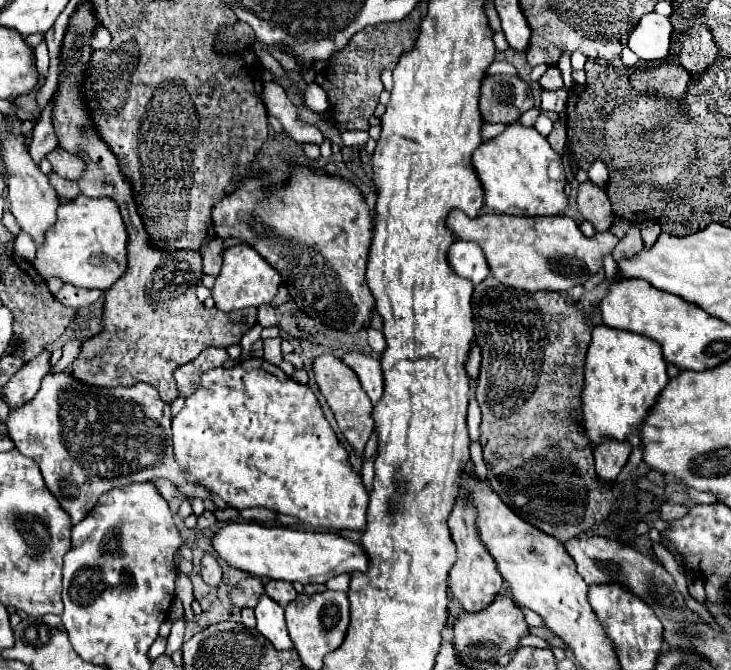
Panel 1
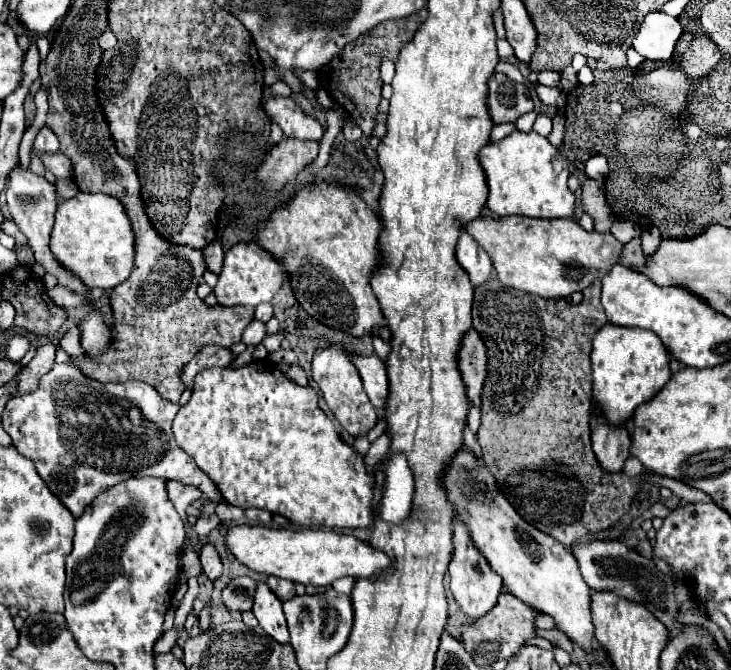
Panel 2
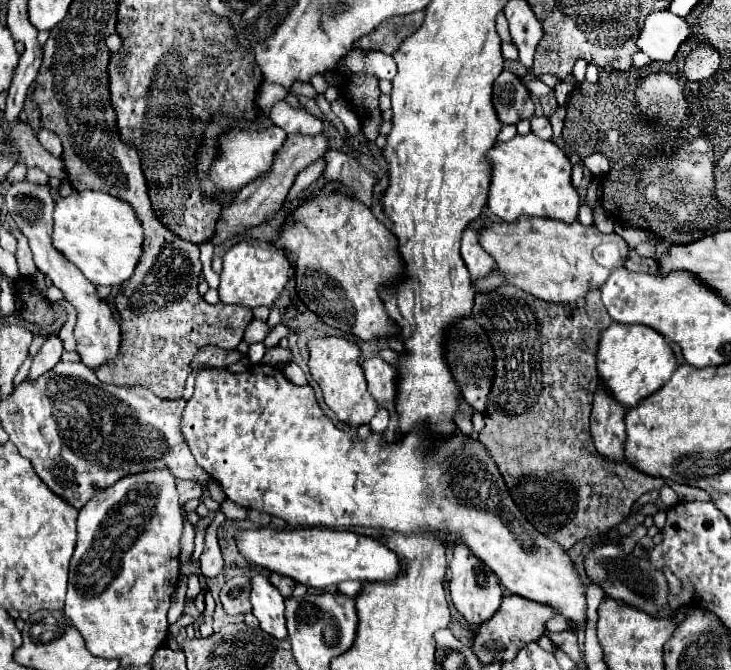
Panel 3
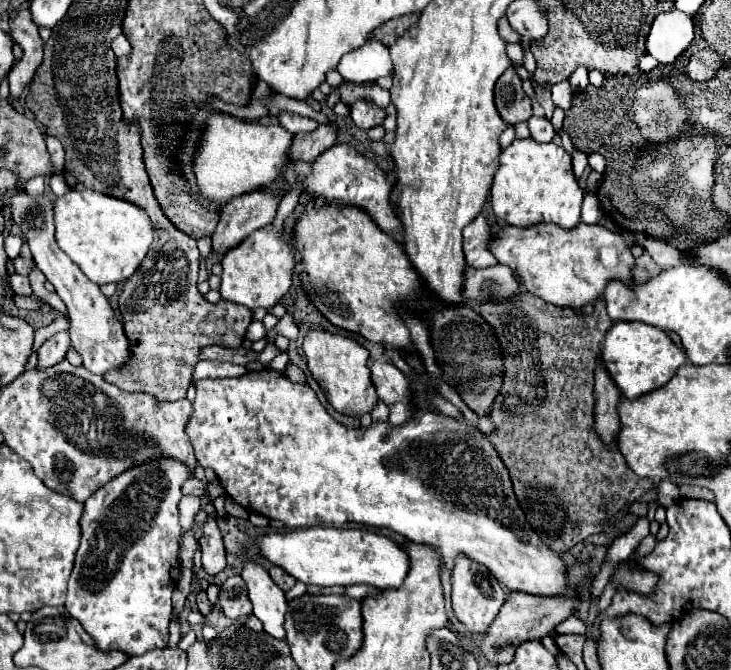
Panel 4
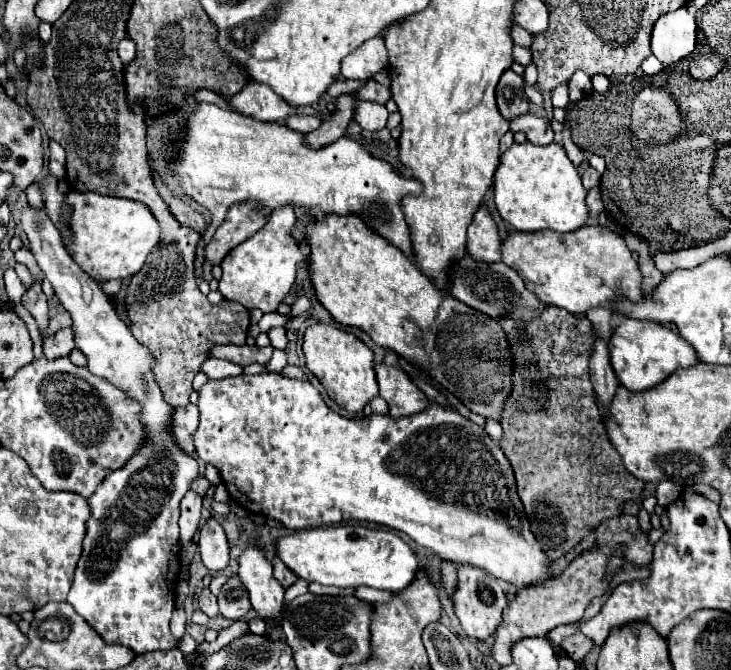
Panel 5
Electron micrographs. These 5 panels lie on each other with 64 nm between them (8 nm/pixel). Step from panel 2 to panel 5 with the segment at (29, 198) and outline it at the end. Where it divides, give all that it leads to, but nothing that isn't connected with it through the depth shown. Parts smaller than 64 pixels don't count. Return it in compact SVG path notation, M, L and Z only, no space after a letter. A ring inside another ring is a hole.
M26 208L22 212L22 230L28 236L30 250L40 266L40 270L46 274L48 282L54 286L56 296L60 298L62 306L72 316L72 328L76 332L76 348L82 350L88 358L88 370L94 372L100 378L106 378L116 388L120 388L130 400L136 400L142 406L140 422L146 430L146 442L136 450L136 454L118 470L110 472L102 484L96 488L96 492L88 498L92 516L88 520L88 532L84 538L84 552L76 566L74 584L68 592L68 604L76 608L76 612L88 620L88 624L108 642L108 644L124 644L132 648L136 654L144 654L150 650L168 650L178 648L180 640L172 636L170 632L170 618L174 610L174 586L180 572L180 560L178 560L178 518L180 518L180 500L190 490L190 484L198 478L200 466L198 460L184 452L172 434L172 420L174 420L174 406L168 406L164 400L160 386L156 386L154 378L154 364L156 356L150 352L148 346L140 344L126 322L122 322L112 308L108 296L100 290L96 280L88 280L84 272L80 272L80 266L64 252L62 238L46 212L34 212L32 208Z

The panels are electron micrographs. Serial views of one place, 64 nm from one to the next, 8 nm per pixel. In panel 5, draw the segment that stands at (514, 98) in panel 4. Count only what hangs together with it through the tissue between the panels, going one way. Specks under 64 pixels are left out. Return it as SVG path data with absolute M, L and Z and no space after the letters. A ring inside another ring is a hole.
M506 70L496 86L498 110L506 120L522 116L528 112L528 98L524 92L524 80L520 74Z

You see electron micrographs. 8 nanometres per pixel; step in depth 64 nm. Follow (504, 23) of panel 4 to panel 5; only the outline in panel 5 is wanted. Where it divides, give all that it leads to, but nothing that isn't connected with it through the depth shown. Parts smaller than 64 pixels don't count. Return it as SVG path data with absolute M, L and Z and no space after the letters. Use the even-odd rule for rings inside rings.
M514 24L514 28L512 28L512 38L514 38L514 44L524 46L524 48L530 48L534 36L532 36L530 32L524 32L524 28L520 28L518 24Z

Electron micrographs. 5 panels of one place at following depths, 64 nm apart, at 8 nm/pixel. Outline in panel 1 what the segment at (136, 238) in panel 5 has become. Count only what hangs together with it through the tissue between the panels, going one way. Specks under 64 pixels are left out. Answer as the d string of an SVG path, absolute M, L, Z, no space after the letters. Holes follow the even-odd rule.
M80 194L76 200L58 206L58 220L46 232L44 244L36 252L34 268L42 278L58 276L78 288L108 290L128 268L128 232L120 208L112 200L92 200Z

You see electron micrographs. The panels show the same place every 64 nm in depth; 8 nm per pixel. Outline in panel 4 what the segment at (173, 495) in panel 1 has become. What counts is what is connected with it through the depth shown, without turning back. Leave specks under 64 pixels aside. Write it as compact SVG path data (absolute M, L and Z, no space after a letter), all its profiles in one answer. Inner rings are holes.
M190 478L190 480L184 482L182 492L184 494L194 494L194 496L200 496L202 498L204 492L206 492L206 484L202 480L198 480L198 478Z

